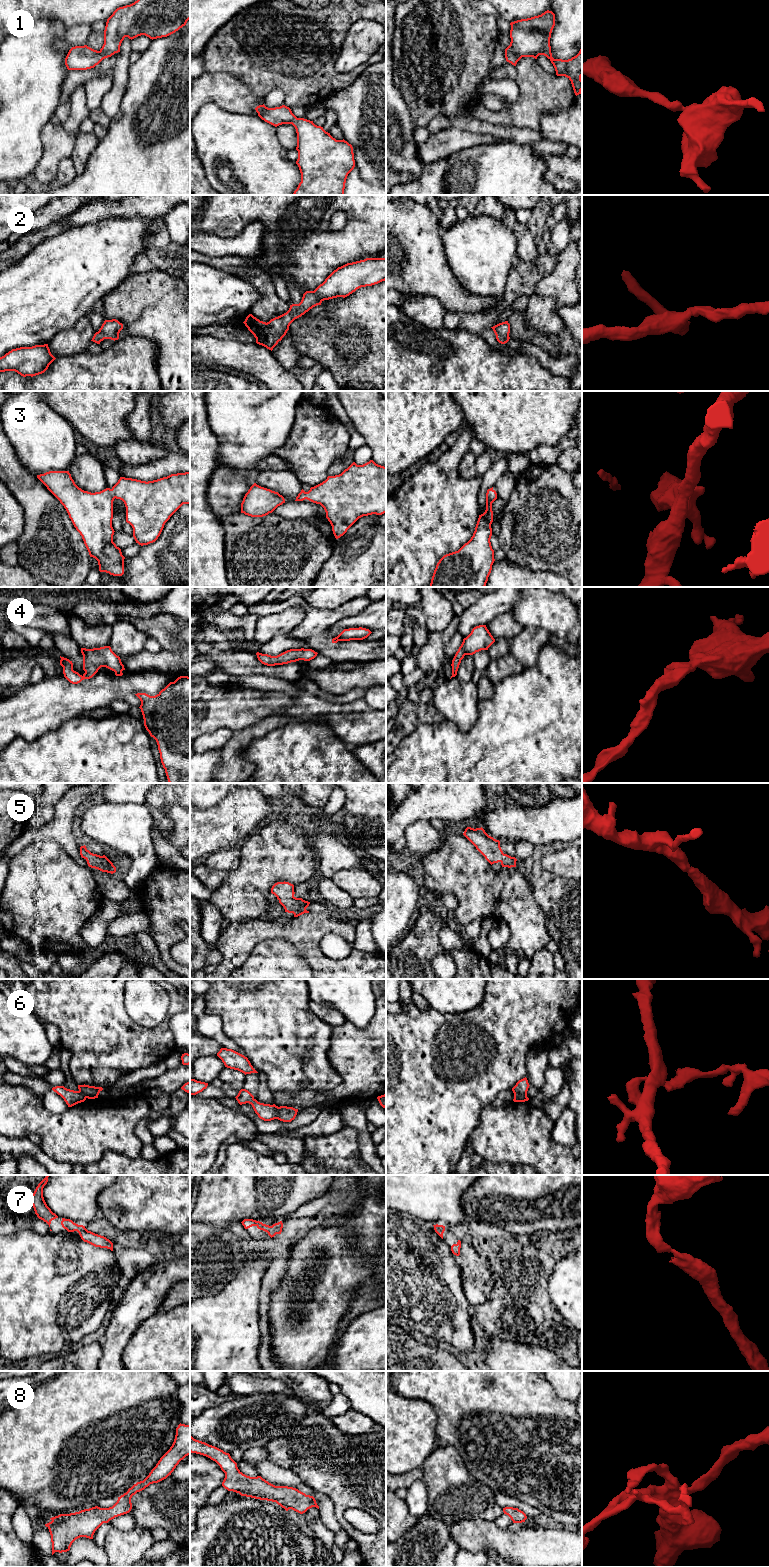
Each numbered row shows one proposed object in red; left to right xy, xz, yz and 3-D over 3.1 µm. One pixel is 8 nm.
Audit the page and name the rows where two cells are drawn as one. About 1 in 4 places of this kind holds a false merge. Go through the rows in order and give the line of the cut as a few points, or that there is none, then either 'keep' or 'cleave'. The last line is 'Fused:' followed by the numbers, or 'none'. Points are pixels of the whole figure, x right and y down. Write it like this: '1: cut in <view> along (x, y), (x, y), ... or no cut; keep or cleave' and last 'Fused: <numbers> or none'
1: no cut; keep
2: no cut; keep
3: no cut; keep
4: no cut; keep
5: no cut; keep
6: cut in yz along (514, 1093), (526, 1096); cleave
7: no cut; keep
8: no cut; keep
Fused: 6

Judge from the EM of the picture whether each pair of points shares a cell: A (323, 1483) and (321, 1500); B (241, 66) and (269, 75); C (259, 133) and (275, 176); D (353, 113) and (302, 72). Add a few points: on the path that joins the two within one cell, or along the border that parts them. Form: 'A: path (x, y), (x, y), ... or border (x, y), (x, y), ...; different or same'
A: border (302, 1481), (323, 1493), (333, 1503), (335, 1514); different
B: path (248, 66), (260, 66), (262, 68); same
C: path (259, 144), (259, 160), (264, 165); same
D: border (350, 84), (333, 91), (320, 103); different

